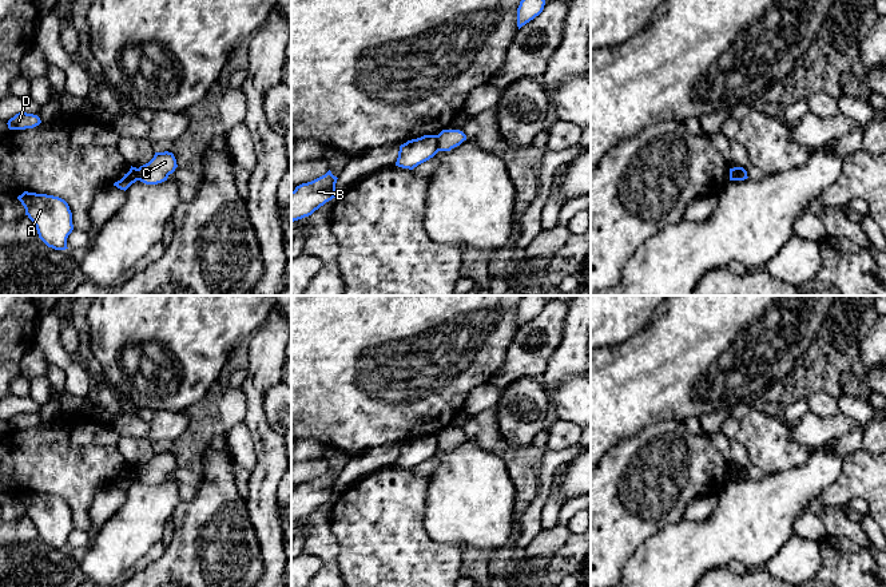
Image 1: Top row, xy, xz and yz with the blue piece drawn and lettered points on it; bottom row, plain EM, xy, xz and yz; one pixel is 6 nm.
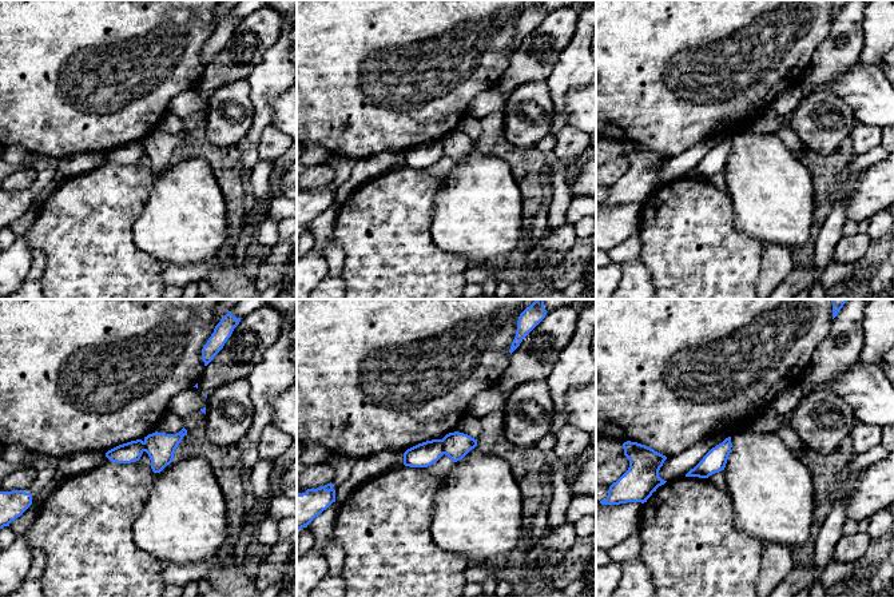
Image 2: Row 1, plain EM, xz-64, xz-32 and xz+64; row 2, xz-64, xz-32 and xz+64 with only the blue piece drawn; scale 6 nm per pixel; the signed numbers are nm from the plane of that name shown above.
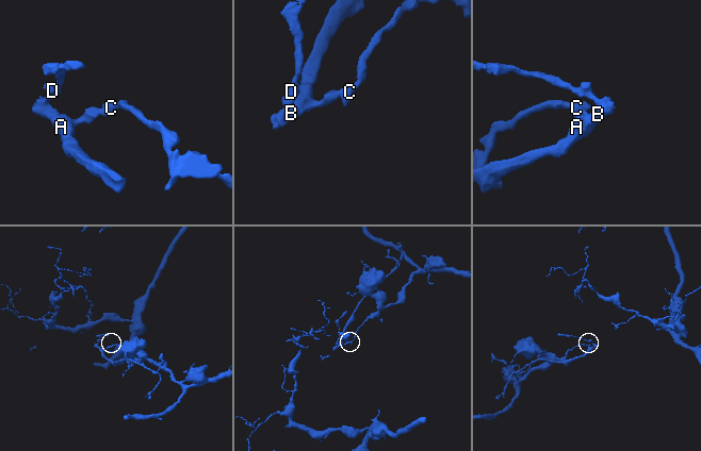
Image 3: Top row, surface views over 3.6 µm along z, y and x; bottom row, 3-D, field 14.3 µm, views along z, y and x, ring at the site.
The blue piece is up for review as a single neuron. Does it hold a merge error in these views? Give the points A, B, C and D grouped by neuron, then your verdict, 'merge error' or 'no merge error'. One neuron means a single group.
groups A B D / C; merge error

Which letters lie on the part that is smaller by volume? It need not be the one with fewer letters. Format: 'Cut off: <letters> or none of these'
Cut off: A, B, D

